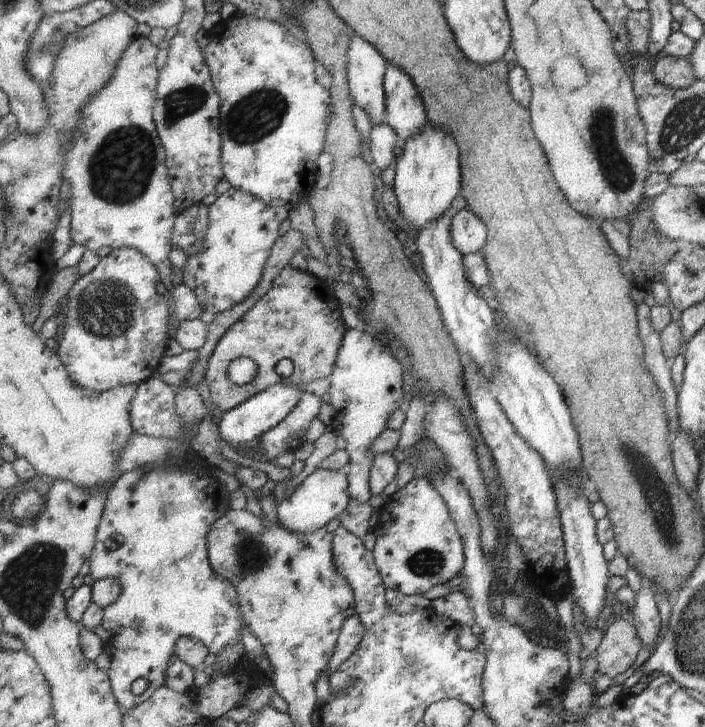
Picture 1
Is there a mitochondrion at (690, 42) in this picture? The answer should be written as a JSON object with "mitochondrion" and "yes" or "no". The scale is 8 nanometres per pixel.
{"mitochondrion":"no"}

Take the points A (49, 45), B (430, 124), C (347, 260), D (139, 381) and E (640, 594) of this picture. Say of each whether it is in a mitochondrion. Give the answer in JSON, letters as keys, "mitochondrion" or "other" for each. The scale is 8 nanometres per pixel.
{"A":"mitochondrion","B":"other","C":"mitochondrion","D":"other","E":"other"}

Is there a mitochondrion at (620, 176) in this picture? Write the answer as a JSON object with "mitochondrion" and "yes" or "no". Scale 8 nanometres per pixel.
{"mitochondrion":"yes"}

